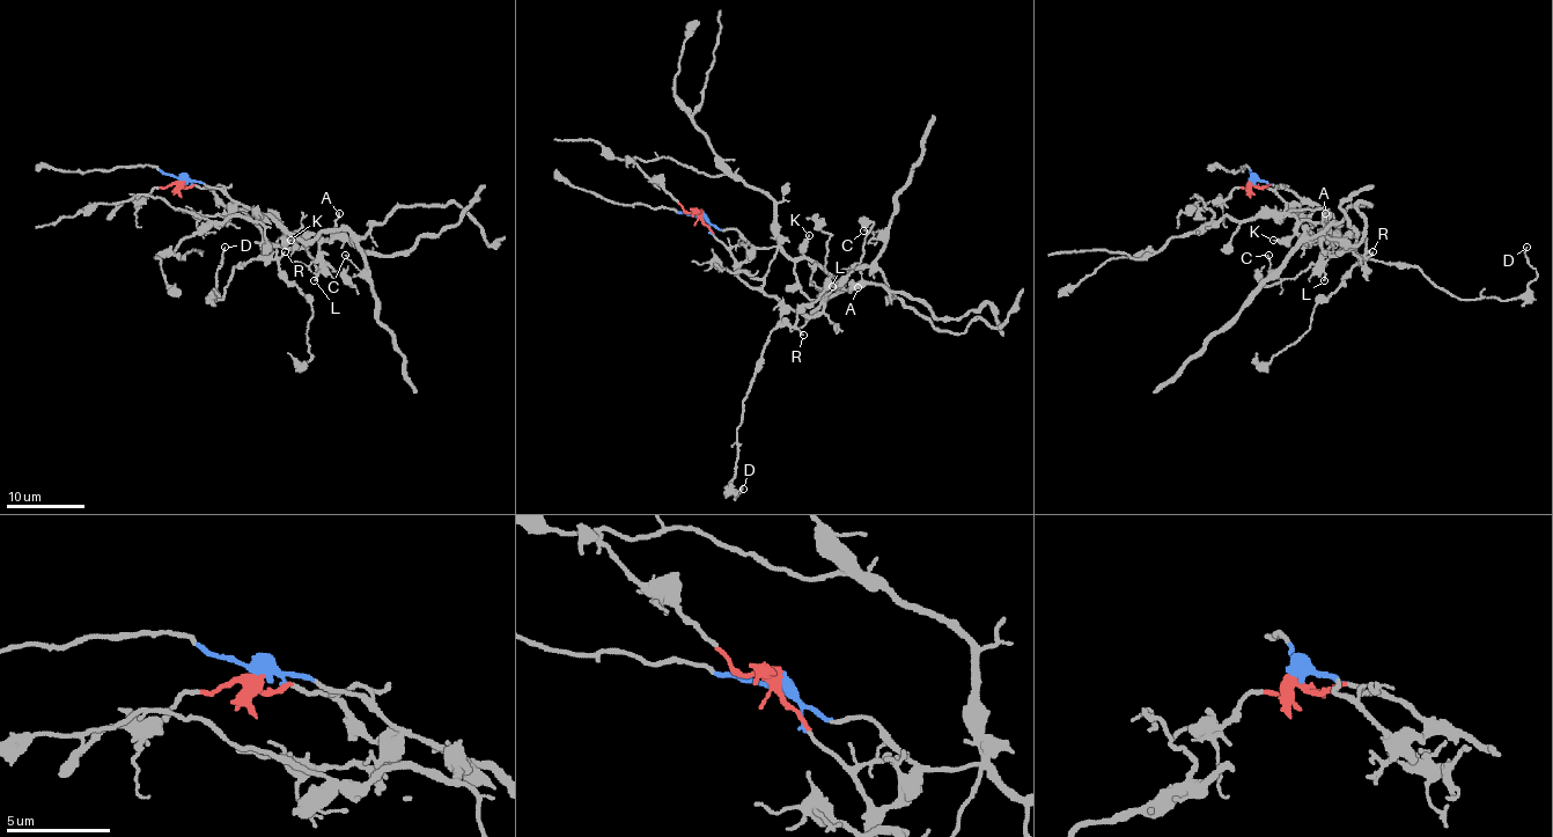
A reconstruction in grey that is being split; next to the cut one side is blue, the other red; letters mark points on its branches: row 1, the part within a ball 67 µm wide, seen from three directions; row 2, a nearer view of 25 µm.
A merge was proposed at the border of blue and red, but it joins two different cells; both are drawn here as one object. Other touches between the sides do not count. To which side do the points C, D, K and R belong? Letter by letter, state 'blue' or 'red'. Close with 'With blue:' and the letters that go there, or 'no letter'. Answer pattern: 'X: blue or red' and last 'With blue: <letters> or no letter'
C: blue
D: red
K: blue
R: red
With blue: C, K

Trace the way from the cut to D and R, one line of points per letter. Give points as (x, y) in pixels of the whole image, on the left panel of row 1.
D: (181, 182), (206, 188), (242, 211), (262, 234), (262, 254), (240, 264), (218, 300), (216, 270), (225, 247)
R: (181, 182), (206, 188), (242, 211), (259, 228), (267, 256), (285, 252)

